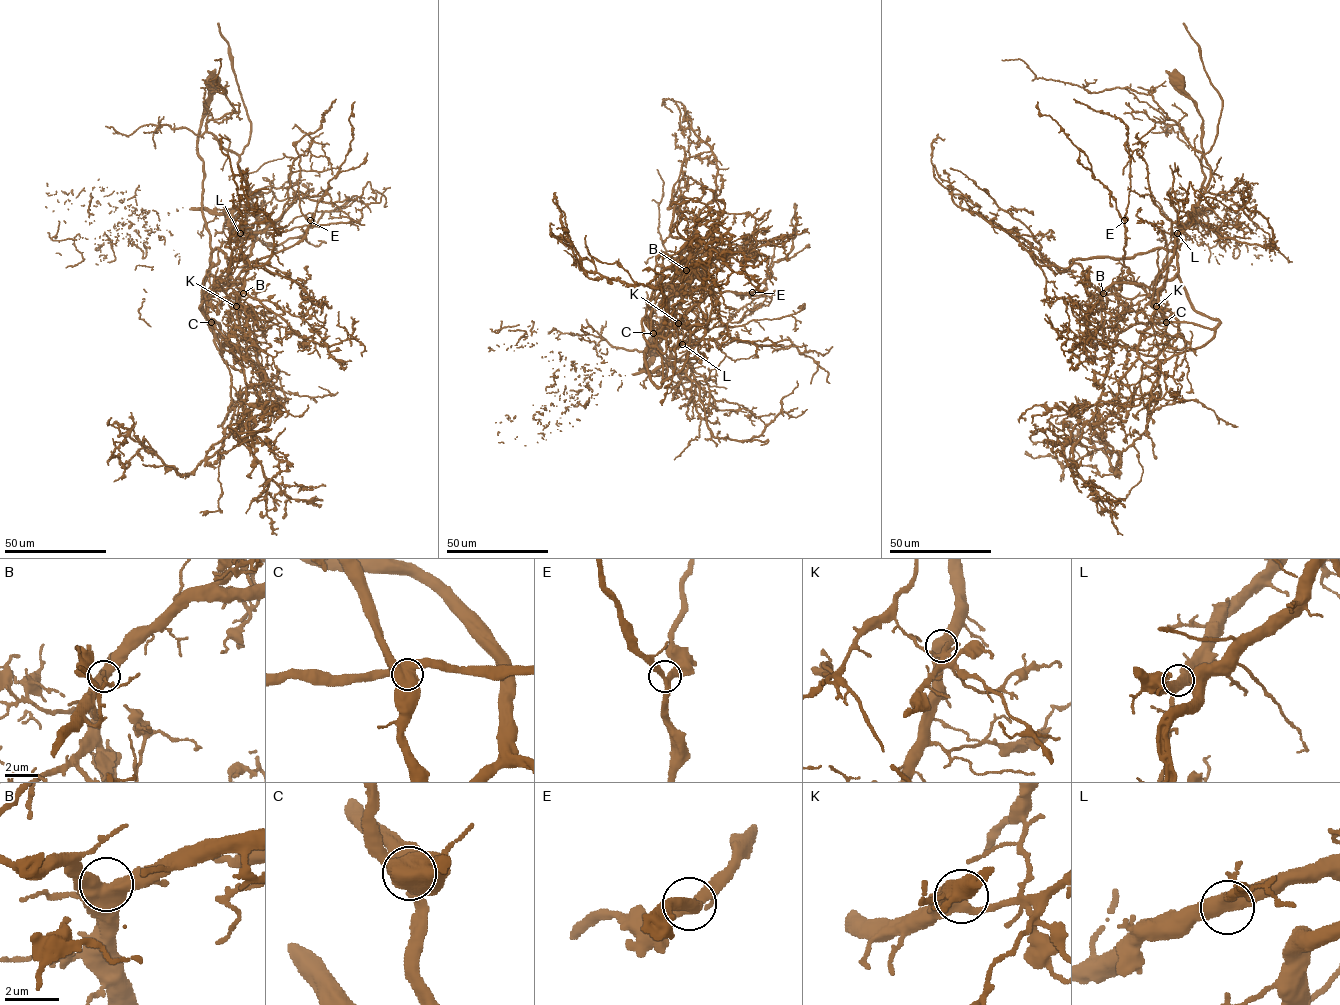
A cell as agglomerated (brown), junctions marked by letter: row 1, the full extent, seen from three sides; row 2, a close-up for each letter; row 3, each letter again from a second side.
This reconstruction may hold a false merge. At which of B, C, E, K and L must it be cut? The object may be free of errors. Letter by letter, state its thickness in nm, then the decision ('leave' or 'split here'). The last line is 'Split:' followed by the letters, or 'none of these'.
B: calibre 480 nm; leave
C: calibre 700 nm; split here
E: calibre 360 nm; leave
K: calibre 480 nm; leave
L: calibre 440 nm; leave
Split: C

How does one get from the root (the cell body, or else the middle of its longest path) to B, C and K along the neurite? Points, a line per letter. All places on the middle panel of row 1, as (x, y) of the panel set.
B: (652, 345), (648, 365), (640, 369), (646, 373), (648, 352), (680, 302), (686, 270)
C: (652, 345), (648, 365), (640, 369), (646, 373), (644, 360), (660, 332), (648, 320), (653, 333)
K: (652, 345), (648, 365), (640, 369), (646, 373), (652, 344), (667, 325), (678, 323)

